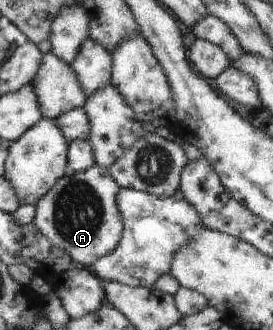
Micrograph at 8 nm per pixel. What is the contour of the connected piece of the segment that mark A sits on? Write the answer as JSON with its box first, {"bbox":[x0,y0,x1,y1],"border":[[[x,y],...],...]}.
{"bbox":[32,164,122,268],"border":[[[93,164],[89,169],[77,173],[68,172],[60,177],[44,197],[34,205],[35,213],[32,224],[54,246],[62,249],[78,267],[89,268],[97,258],[111,253],[117,247],[122,234],[122,221],[117,211],[115,196],[118,185],[109,177],[105,168]]]}

